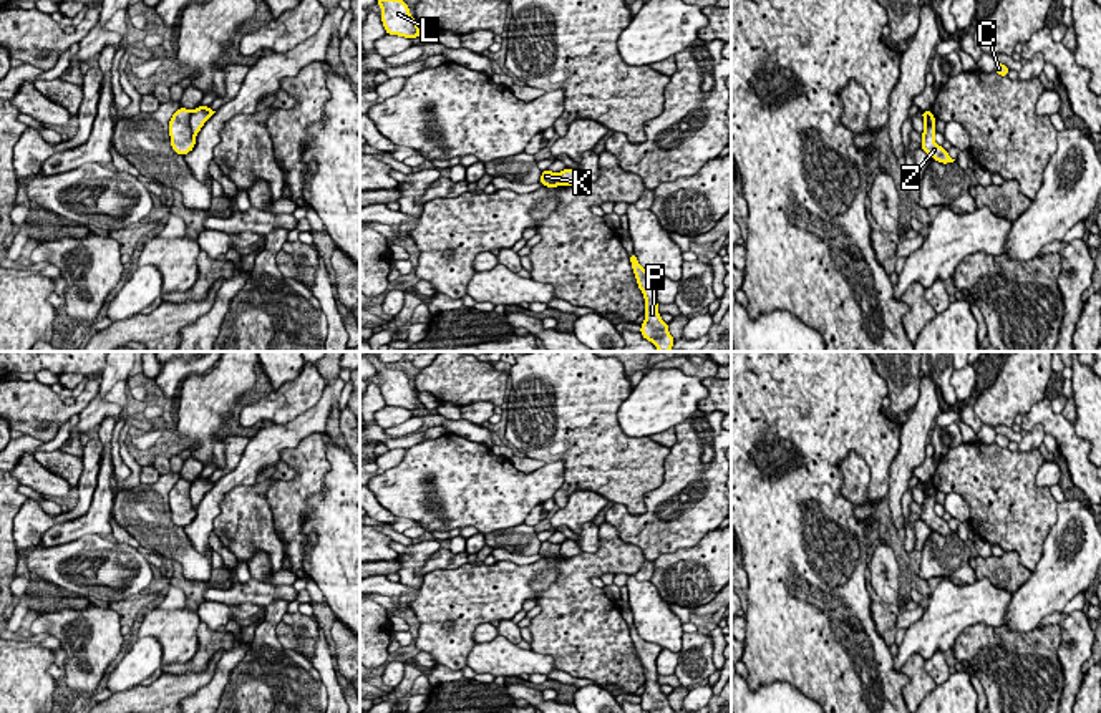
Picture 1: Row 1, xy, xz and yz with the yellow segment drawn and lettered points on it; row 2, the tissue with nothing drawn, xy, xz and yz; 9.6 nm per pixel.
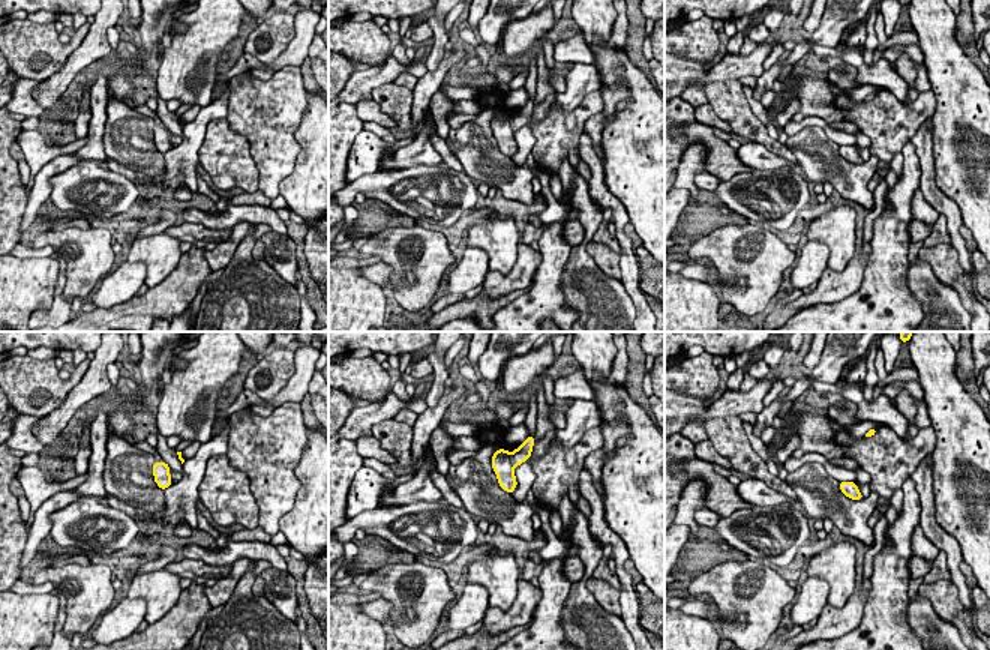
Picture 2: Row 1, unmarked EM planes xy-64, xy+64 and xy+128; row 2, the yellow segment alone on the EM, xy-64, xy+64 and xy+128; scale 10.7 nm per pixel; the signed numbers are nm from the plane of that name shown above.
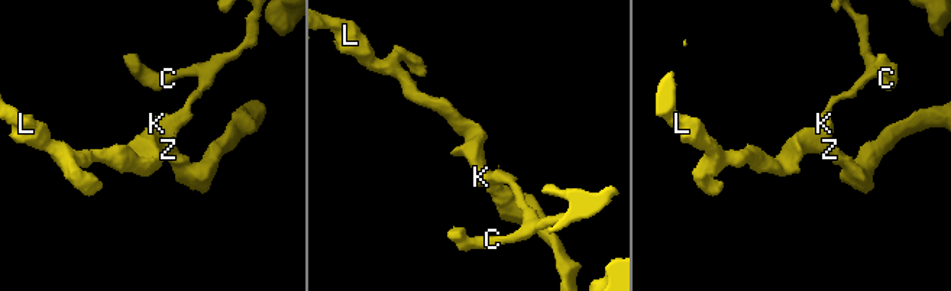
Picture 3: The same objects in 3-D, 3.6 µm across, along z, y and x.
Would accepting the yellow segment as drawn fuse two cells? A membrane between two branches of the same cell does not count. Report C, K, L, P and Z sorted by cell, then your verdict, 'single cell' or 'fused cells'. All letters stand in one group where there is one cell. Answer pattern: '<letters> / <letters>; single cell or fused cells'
C / K L P Z; fused cells

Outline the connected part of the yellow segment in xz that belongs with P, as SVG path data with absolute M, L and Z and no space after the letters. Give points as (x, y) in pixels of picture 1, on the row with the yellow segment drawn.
M630 254L632 270L637 279L637 285L645 298L645 320L640 325L640 333L645 340L652 342L658 352L670 352L675 338L668 332L668 323L660 318L660 312L657 310L657 285L662 277L655 272L645 270L635 254Z

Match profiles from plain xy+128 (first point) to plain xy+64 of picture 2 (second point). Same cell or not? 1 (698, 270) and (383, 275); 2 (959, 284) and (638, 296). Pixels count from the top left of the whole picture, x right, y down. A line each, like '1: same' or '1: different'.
1: same
2: different

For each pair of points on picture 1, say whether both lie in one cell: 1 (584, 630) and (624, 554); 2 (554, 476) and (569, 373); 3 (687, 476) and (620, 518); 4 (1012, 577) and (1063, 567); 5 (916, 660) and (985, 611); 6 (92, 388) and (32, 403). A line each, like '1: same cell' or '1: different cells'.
1: same cell
2: different cells
3: same cell
4: different cells
5: different cells
6: same cell

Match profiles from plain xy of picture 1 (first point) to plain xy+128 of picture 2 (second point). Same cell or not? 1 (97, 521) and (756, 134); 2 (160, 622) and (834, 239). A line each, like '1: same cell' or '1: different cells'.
1: different cells
2: same cell

